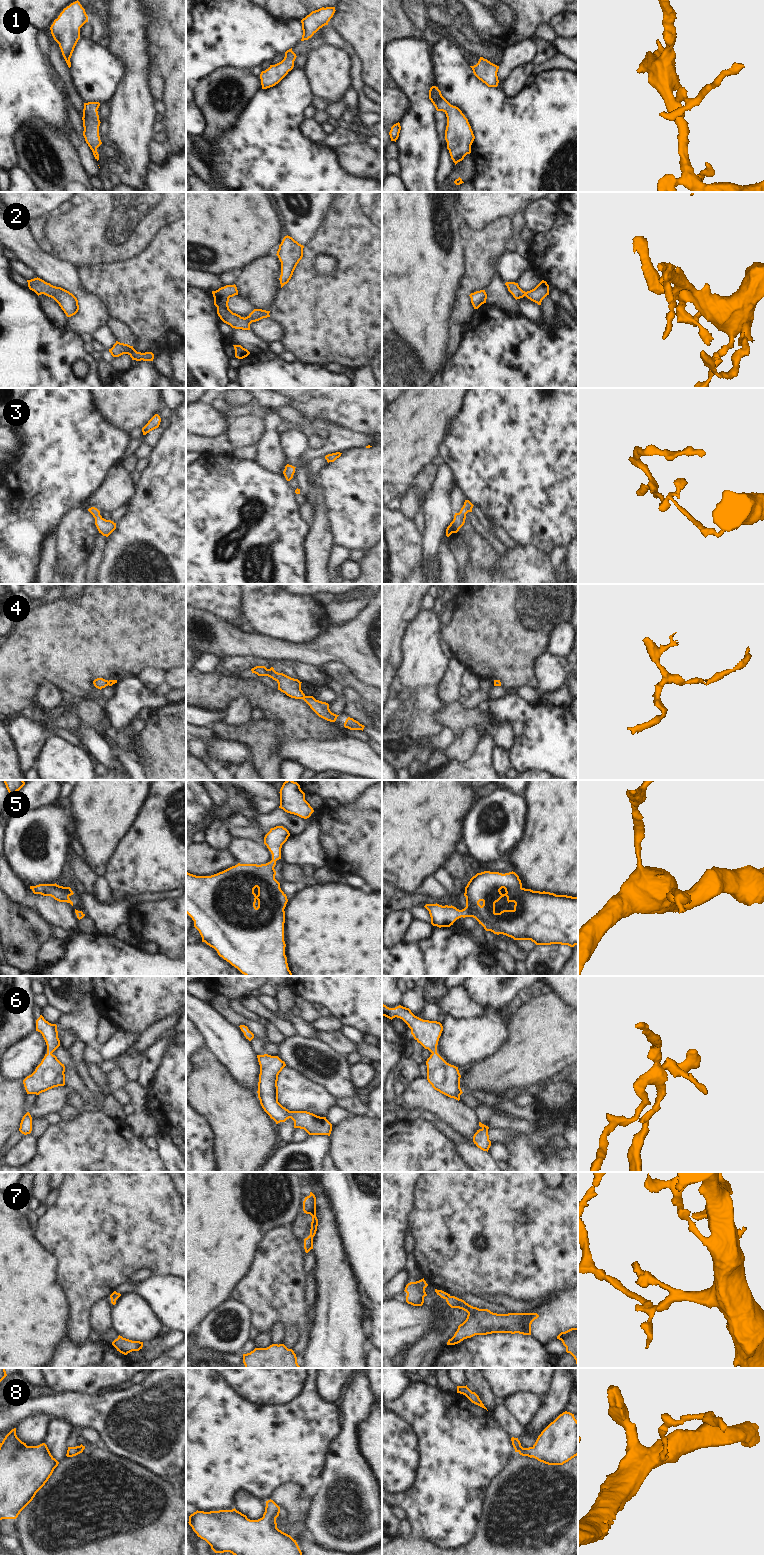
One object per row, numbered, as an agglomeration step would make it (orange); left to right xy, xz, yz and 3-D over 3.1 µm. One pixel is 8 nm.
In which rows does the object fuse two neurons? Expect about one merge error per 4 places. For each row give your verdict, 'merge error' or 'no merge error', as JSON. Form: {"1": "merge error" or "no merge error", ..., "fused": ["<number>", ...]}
{"1": "no merge error", "2": "no merge error", "3": "no merge error", "4": "no merge error", "5": "no merge error", "6": "no merge error", "7": "no merge error", "8": "no merge error", "fused": []}

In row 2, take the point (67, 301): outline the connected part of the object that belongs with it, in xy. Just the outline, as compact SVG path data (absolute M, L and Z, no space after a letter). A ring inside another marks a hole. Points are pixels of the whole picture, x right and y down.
M40 278L27 280L28 287L34 291L38 296L44 294L53 298L64 311L67 317L75 315L79 310L77 298L69 291L51 285Z

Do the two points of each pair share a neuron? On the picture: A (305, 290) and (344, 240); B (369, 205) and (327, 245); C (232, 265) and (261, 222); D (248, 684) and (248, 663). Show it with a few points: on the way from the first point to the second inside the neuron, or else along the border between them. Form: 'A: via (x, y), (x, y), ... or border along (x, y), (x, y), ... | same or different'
A: via (306, 273), (308, 258), (327, 241) | same
B: via (359, 215), (337, 236) | same
C: via (232, 254), (232, 251), (250, 233) | same
D: border along (223, 671), (238, 677), (246, 674) | different

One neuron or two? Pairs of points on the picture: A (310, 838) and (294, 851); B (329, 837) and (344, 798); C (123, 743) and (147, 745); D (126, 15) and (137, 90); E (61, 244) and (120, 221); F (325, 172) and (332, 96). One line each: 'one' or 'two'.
A: one
B: two
C: two
D: one
E: one
F: two

